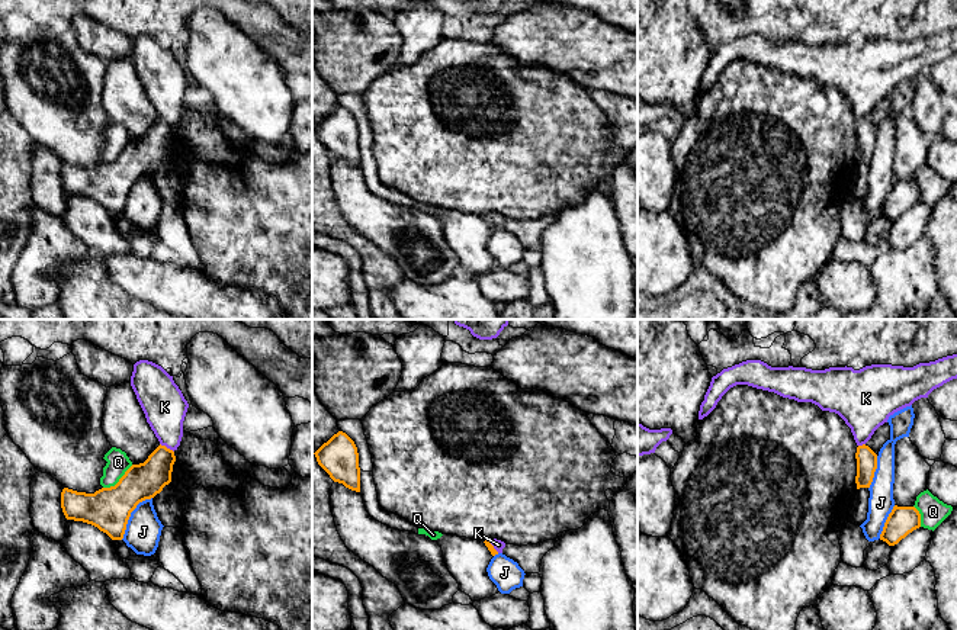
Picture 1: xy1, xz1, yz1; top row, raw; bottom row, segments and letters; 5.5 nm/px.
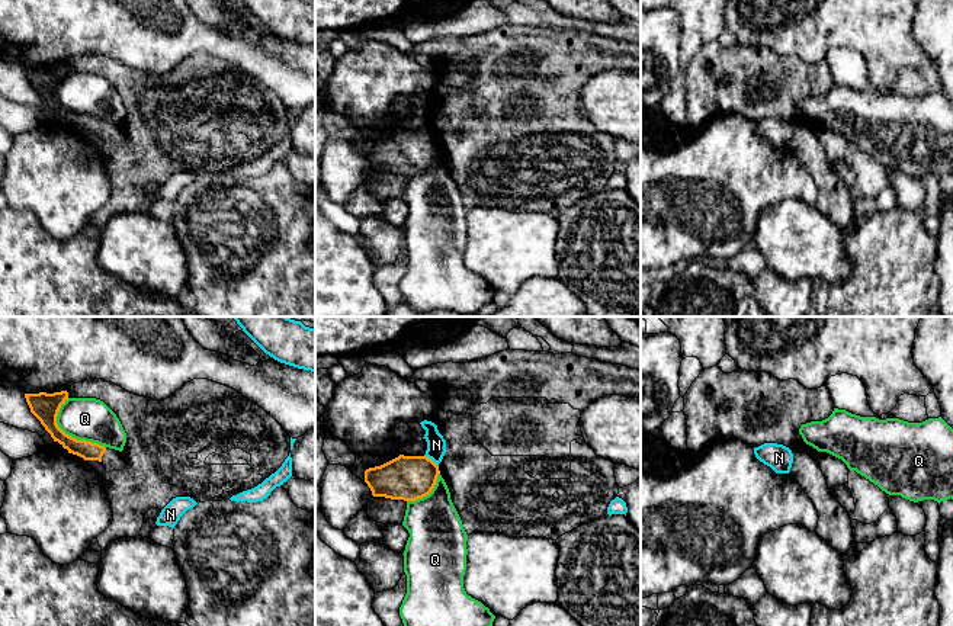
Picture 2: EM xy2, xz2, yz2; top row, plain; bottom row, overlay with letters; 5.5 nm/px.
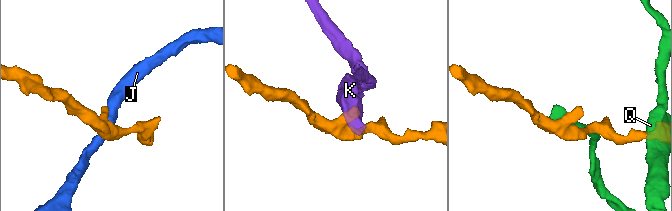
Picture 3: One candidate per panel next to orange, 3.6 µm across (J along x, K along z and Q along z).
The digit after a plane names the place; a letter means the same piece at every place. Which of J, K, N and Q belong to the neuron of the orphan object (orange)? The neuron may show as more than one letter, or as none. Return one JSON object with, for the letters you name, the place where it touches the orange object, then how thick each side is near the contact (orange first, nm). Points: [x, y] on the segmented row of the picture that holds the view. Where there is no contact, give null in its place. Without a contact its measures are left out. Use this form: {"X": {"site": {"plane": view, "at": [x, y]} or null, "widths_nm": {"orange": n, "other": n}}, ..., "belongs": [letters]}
{"belongs": []}

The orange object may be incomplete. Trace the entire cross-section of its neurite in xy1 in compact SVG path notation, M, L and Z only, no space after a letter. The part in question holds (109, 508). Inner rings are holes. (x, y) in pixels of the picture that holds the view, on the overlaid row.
M158 446L144 463L132 465L115 486L94 494L64 488L61 508L67 520L97 527L112 540L122 540L131 512L171 482L174 451Z

